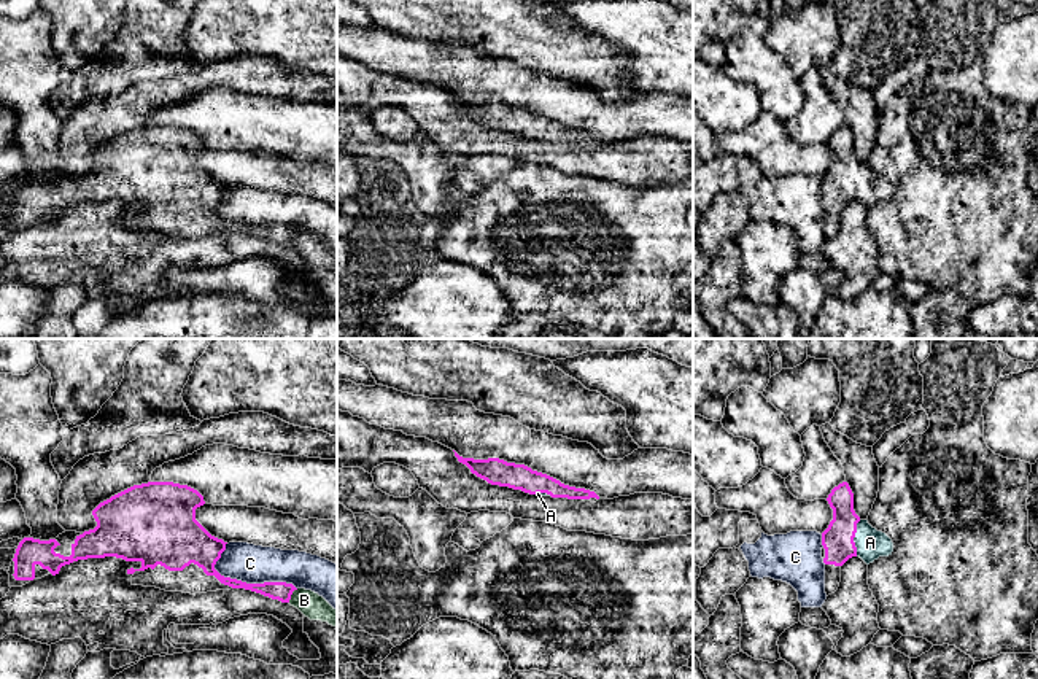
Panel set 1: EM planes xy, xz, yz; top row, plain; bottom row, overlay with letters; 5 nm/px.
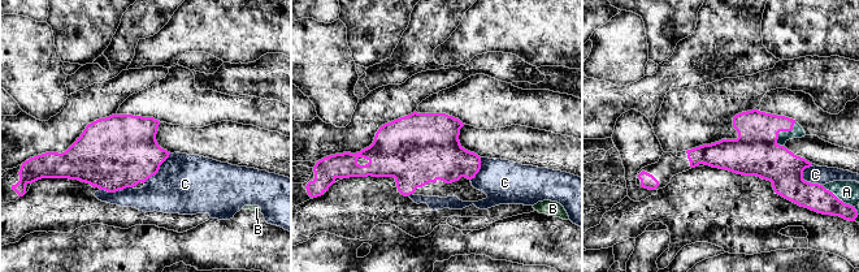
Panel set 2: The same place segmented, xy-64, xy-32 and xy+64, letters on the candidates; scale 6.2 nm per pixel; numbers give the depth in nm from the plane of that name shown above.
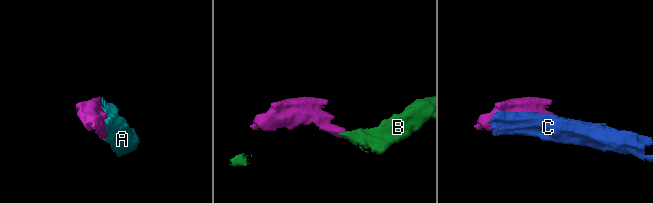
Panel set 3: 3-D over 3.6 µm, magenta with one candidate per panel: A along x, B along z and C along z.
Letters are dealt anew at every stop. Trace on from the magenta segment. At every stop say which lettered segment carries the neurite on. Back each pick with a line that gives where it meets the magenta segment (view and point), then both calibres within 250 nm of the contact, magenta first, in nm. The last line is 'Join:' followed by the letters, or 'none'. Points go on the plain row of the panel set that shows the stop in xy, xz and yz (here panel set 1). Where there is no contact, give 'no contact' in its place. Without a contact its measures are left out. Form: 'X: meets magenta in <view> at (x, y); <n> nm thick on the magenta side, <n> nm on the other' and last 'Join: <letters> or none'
A: meets magenta in yz at (854, 180); 160 nm thick on the magenta side, 150 nm on the other
Join: A

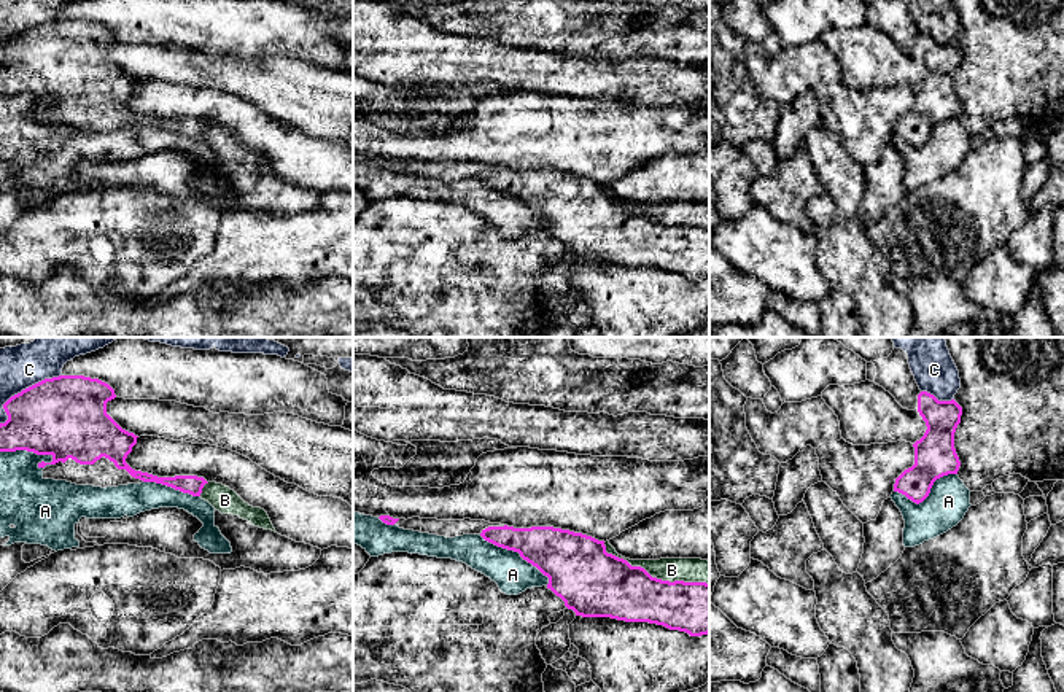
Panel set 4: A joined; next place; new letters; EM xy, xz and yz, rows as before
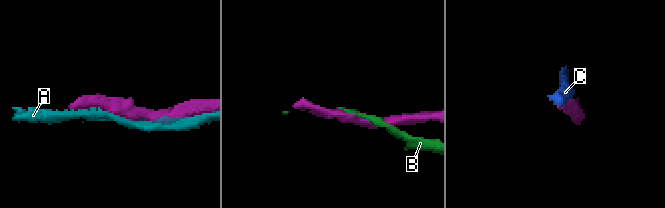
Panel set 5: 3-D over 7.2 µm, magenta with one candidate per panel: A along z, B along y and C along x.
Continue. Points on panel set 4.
Join: none

